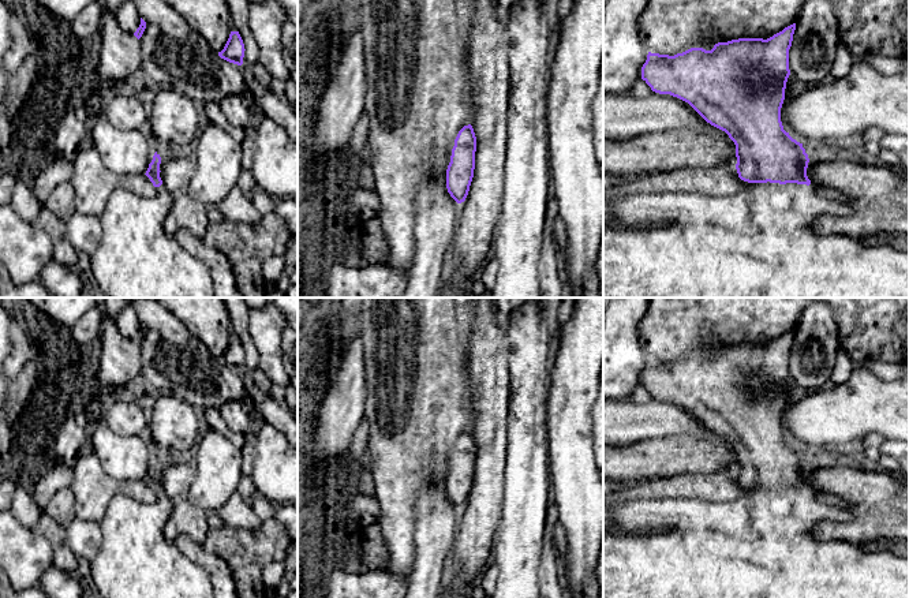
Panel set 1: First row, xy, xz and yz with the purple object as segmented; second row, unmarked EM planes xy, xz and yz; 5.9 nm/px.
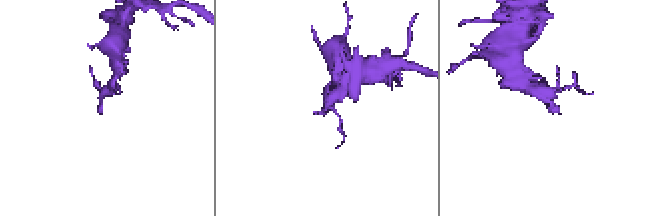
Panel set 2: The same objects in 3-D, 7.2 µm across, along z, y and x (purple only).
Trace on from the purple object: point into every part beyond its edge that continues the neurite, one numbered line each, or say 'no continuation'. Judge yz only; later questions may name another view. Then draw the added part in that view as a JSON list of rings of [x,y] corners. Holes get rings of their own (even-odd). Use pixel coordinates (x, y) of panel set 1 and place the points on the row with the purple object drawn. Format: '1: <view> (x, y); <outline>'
1: yz (759, 242); [[[667,168],[646,171],[624,176],[624,180],[610,187],[603,187],[603,298],[909,298],[909,253],[898,251],[889,244],[867,246],[845,233],[820,235],[812,224],[823,214],[846,216],[853,210],[839,201],[830,199],[816,193],[812,184],[813,175],[807,168],[811,184],[797,183],[756,183],[747,184],[740,191],[729,195],[710,193],[669,190],[663,175],[687,168]]]

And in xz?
1: xz (490, 77); [[[418,0],[435,20],[438,11],[450,11],[457,27],[457,44],[465,71],[471,75],[474,113],[471,126],[476,137],[475,169],[467,198],[472,193],[497,193],[497,210],[502,208],[506,157],[506,117],[509,111],[509,46],[500,56],[475,56],[471,42],[461,41],[456,0]]]

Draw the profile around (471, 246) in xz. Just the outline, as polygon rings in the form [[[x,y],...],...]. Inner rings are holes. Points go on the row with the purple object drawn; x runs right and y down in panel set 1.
[[[472,193],[460,203],[460,218],[446,272],[446,274],[454,274],[460,285],[444,298],[453,298],[465,291],[491,255],[491,239],[500,214],[497,198],[497,193]]]

